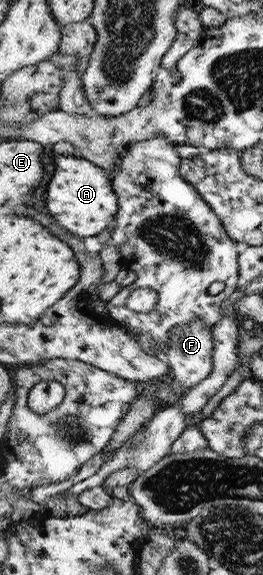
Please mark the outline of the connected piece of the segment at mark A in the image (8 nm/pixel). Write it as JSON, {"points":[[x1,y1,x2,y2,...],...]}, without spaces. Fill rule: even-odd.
{"points":[[54,155,56,171,49,184,48,209,62,223,64,229,81,238,100,235,117,219,120,211,120,197,116,194,113,179,104,167,86,158,73,155]]}

